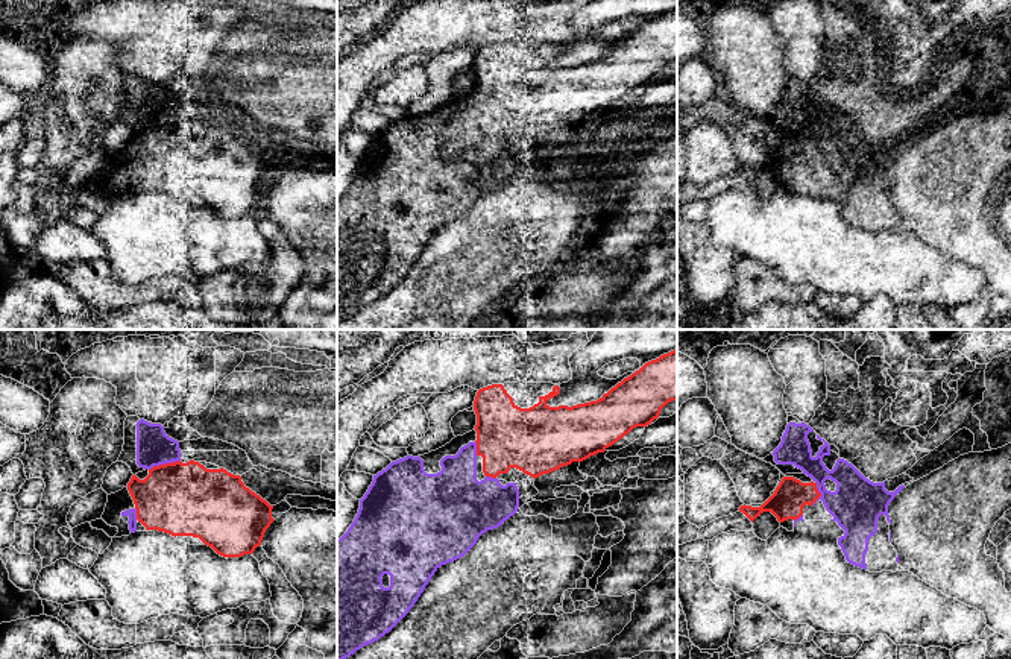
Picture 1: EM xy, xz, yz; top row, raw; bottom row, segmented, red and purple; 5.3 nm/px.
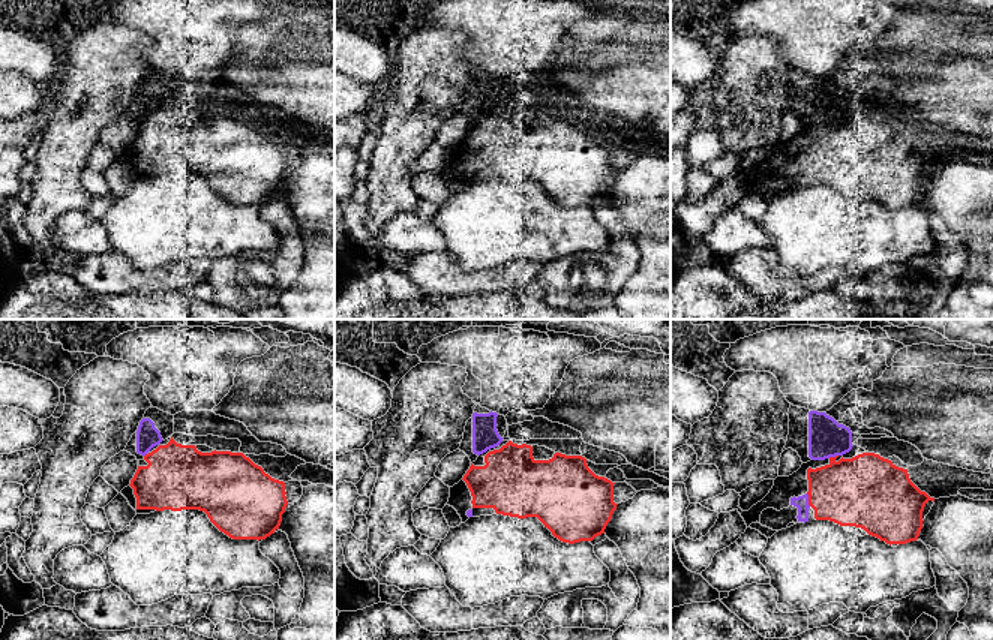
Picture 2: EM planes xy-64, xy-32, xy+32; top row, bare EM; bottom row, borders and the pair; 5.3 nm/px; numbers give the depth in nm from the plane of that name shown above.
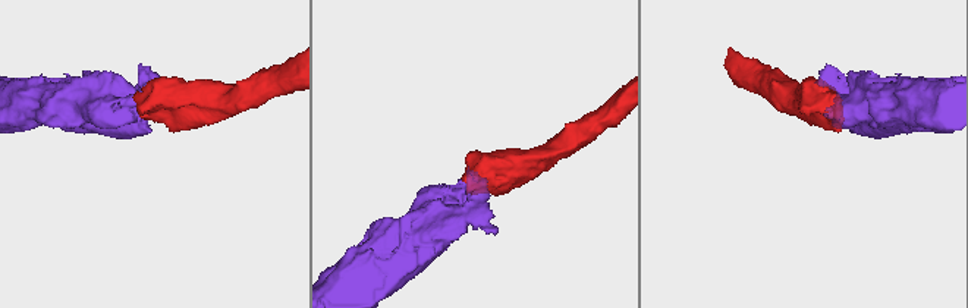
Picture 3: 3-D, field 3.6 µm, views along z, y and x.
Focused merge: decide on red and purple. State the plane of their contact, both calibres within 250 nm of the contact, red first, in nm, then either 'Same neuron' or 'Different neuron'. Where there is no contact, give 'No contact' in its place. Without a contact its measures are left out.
Touches red in xy. Thickness 380 nm (red) against 190 nm. Same neuron

